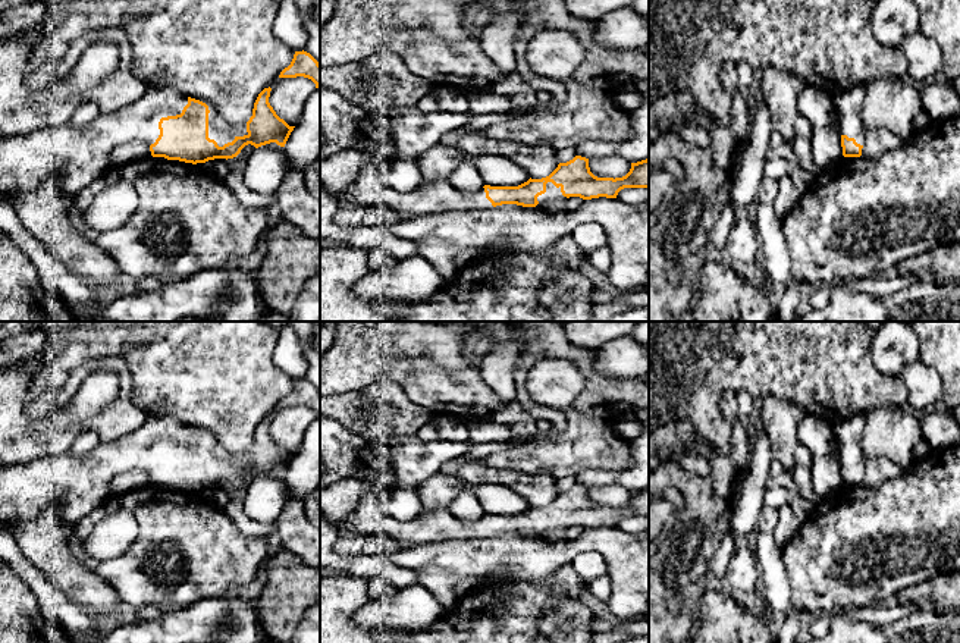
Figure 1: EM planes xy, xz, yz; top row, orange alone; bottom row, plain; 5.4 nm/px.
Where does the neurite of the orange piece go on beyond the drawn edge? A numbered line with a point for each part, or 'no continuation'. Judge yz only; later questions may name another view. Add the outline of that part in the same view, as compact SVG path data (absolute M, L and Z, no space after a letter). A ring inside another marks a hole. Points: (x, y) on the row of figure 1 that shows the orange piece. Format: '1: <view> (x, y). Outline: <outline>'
1: yz (847, 106). Outline: M856 85L834 98L838 129L841 135L854 138L857 144L865 144L865 128L860 122L860 107L866 85Z

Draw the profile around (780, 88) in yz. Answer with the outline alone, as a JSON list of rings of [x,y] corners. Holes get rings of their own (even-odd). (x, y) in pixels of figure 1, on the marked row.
[[[775,65],[762,69],[762,97],[771,113],[774,131],[782,135],[784,142],[791,144],[794,123],[799,117],[799,95],[807,84],[797,75]]]

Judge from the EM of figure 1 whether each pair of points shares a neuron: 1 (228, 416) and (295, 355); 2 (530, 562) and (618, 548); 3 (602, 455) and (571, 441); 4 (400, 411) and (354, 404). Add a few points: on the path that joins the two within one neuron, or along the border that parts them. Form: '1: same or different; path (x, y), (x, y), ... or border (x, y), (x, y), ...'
1: different; border (278, 336), (273, 360), (295, 379)
2: same; path (552, 554), (582, 543), (596, 543)
3: same; path (595, 448), (590, 444), (579, 444)
4: same; path (388, 411), (366, 411)

